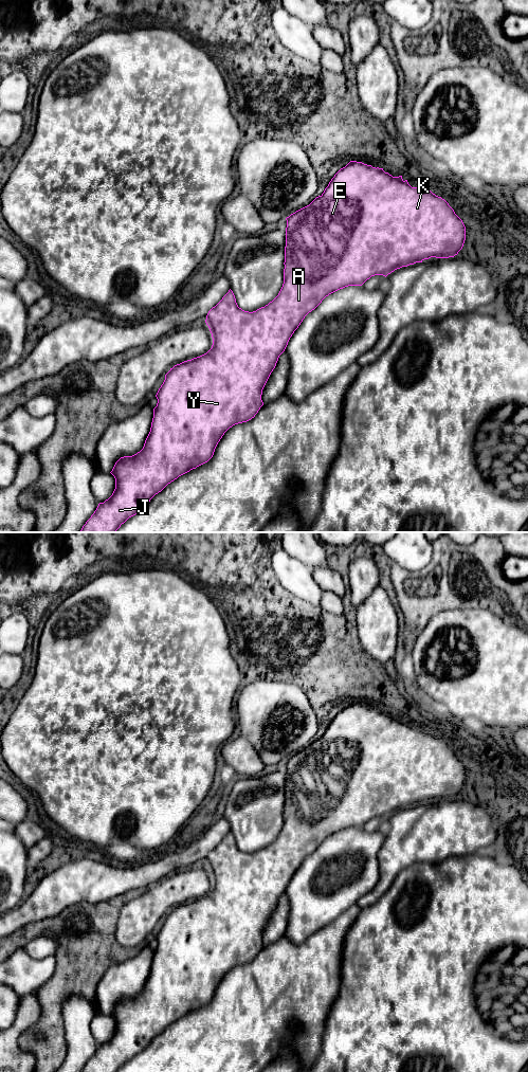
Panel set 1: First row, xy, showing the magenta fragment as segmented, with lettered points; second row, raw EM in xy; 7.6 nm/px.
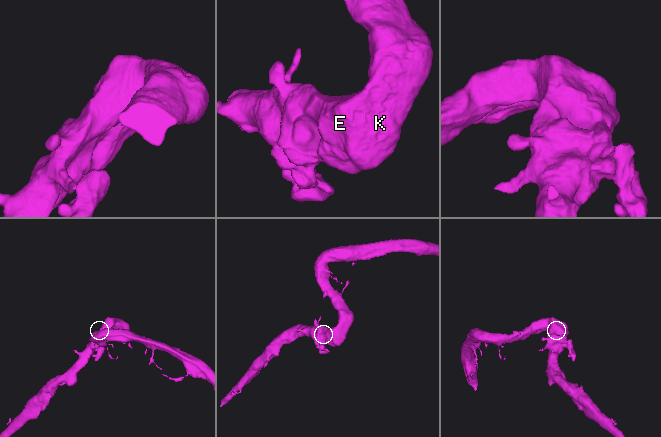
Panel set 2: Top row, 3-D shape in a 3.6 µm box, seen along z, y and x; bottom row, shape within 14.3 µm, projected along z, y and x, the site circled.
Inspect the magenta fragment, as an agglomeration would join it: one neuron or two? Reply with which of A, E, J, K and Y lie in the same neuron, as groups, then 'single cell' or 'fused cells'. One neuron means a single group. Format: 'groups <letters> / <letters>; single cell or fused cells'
groups A E J K Y; single cell

